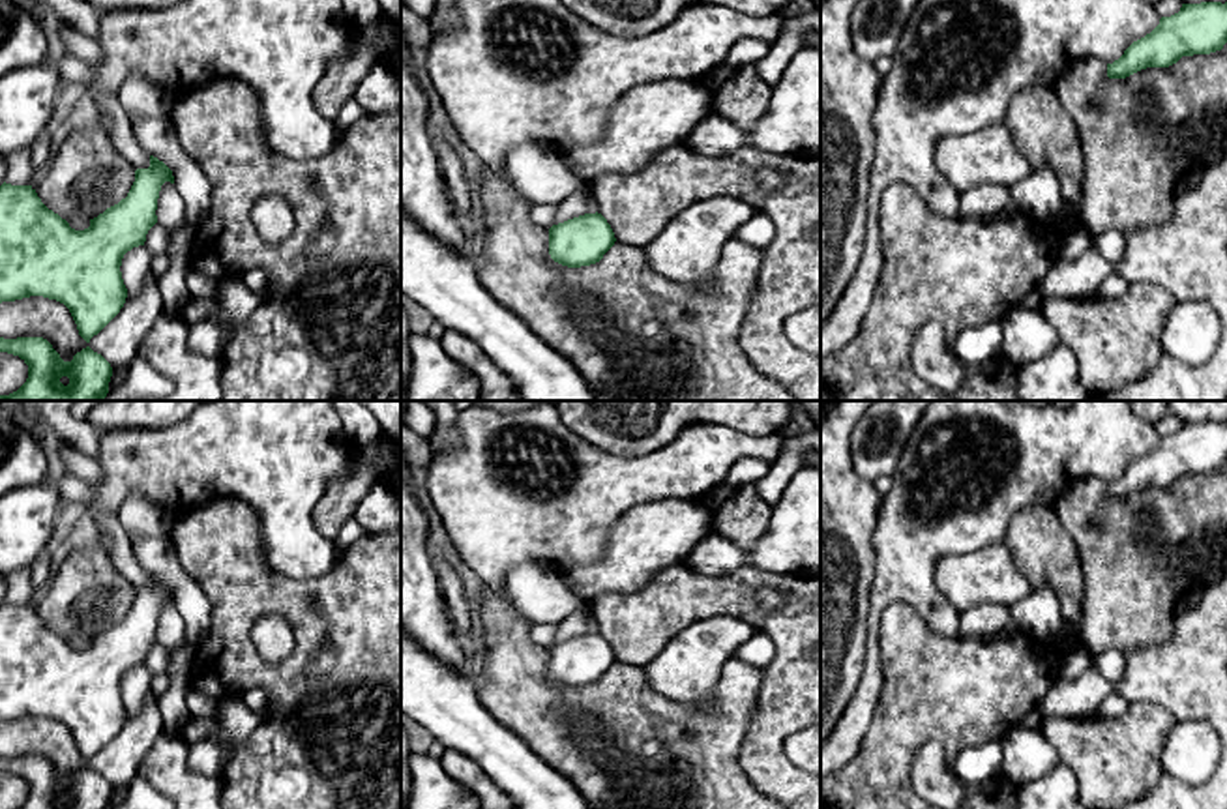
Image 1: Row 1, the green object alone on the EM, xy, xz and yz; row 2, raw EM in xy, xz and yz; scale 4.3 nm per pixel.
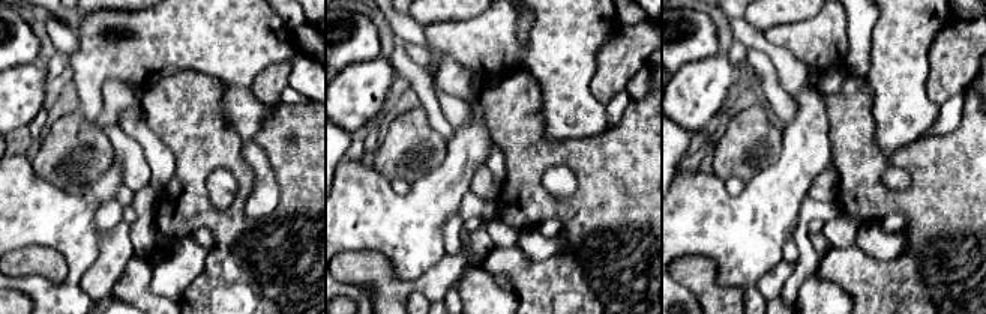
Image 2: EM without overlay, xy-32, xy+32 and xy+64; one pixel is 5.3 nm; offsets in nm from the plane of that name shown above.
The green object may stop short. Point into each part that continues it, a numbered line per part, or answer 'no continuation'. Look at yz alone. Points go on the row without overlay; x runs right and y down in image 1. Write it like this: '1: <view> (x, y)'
no continuation

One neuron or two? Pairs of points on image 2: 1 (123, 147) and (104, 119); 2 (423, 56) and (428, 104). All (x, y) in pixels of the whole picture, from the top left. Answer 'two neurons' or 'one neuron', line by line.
1: two neurons
2: two neurons

